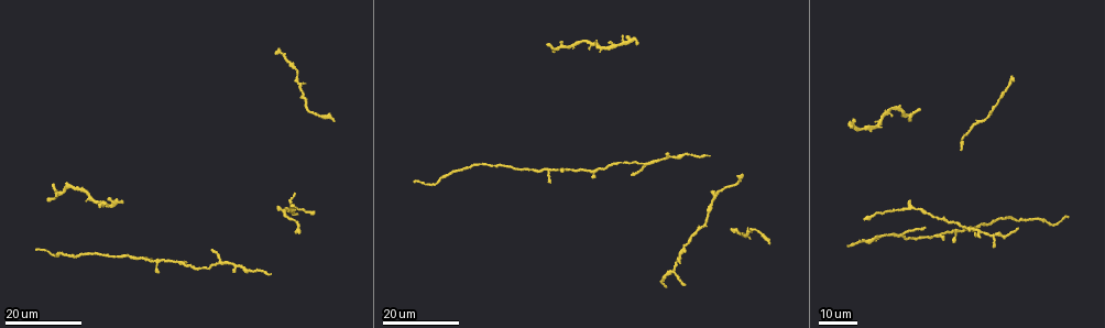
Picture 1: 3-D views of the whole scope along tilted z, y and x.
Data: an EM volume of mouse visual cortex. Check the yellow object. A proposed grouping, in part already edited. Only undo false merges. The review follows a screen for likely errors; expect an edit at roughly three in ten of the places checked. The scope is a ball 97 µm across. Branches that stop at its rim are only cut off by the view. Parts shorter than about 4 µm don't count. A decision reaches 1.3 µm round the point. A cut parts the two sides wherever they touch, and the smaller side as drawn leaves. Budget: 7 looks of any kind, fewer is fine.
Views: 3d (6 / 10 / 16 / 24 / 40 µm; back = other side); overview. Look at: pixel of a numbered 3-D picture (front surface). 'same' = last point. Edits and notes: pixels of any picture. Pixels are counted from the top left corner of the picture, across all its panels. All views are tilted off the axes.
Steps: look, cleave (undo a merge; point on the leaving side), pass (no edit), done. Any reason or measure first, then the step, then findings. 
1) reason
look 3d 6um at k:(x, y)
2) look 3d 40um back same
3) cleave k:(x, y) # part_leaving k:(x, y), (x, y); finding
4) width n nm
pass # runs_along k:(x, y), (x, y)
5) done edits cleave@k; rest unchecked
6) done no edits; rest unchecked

a fork
look 3d 16um at 1:(219, 263)

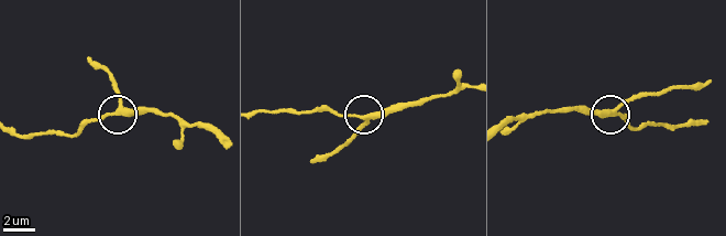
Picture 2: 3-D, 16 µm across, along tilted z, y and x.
look 3d 6um at 2:(366, 115)

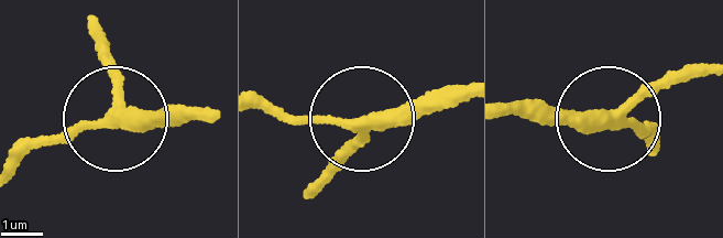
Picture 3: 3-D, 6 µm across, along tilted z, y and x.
arms 3
pass # runs_along 3:(503, 106), (609, 117), (701, 64); one neuron here

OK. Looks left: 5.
thick turns thin
look 3d 24um at 1:(884, 236)

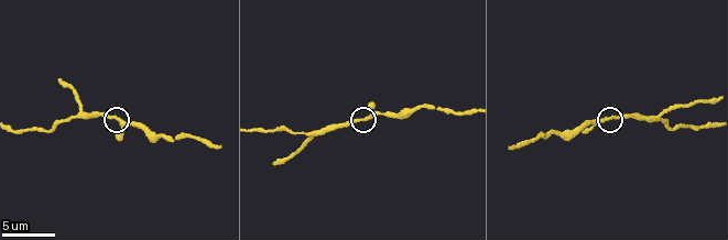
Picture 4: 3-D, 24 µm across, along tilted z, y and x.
look 3d 6um at 4:(601, 121)

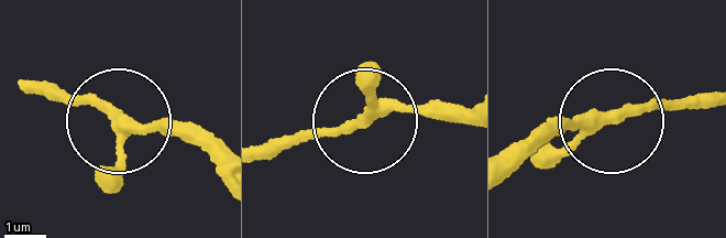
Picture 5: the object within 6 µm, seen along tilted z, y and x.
width 240 nm
pass # runs_along 5:(507, 150), (696, 100); continuous, no second neuron

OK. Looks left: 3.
a fork
look 3d 16um at 1:(675, 274)

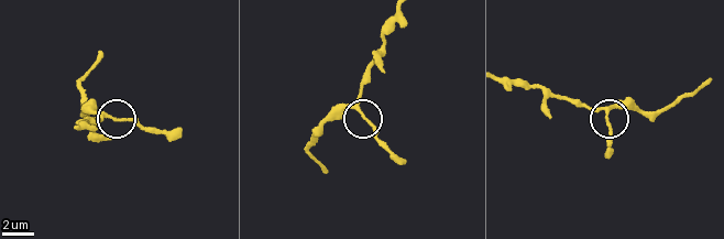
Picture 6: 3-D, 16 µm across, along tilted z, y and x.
look 3d 10um at 6:(357, 110)

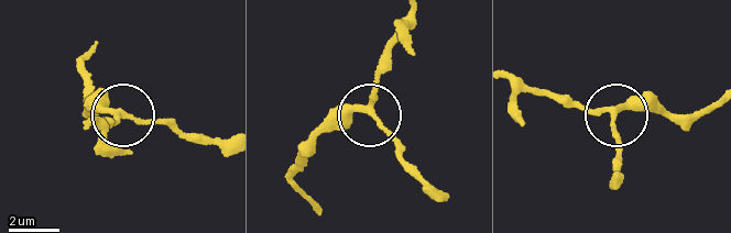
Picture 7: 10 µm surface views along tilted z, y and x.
side_arm 5 um
pass # runs_along 7:(96, 123), (126, 113), (176, 126); one neuron here

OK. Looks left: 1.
done no edits; rest unchecked

